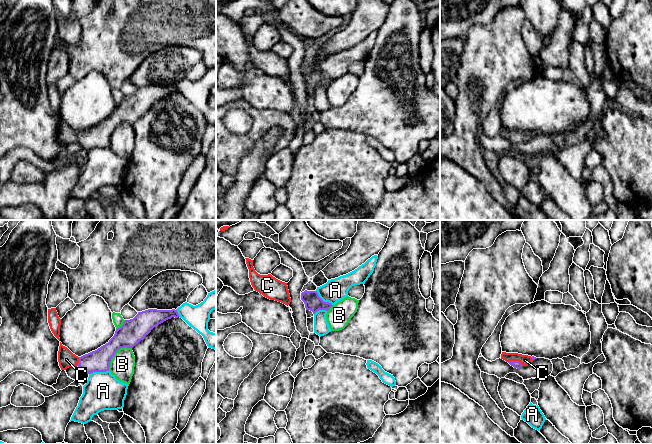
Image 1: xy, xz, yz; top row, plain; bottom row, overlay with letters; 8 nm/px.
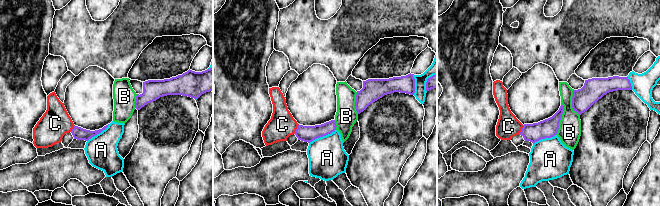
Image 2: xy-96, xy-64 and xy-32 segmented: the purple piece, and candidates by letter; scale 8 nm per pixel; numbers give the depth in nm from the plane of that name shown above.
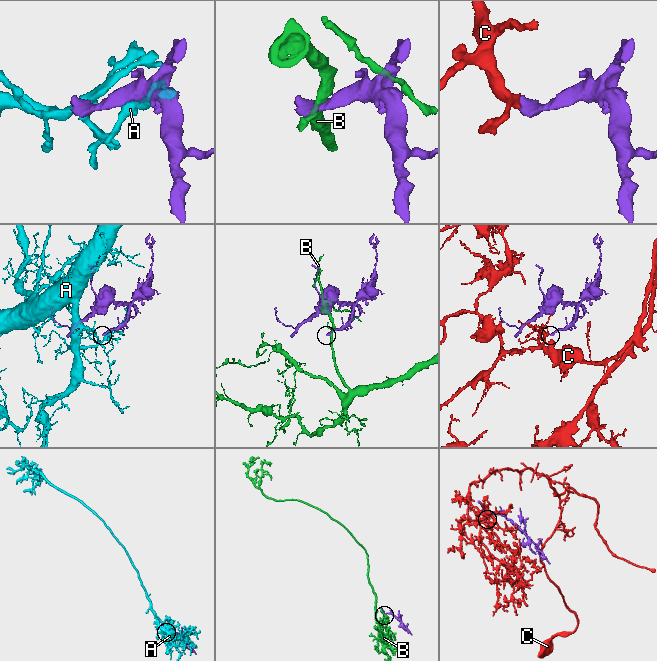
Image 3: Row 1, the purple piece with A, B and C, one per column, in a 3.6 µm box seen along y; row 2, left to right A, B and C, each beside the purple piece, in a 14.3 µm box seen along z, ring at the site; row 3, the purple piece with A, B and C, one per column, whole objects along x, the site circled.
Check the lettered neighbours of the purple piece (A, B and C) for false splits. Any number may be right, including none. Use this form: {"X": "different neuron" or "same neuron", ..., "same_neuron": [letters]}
{"A": "different neuron", "B": "different neuron", "C": "same neuron", "same_neuron": ["C"]}

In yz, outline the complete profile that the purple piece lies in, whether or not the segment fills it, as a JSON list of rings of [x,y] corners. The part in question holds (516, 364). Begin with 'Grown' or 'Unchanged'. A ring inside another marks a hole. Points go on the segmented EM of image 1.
Grown. [[[502,352],[501,359],[508,362],[514,368],[520,369],[522,366],[530,365],[535,359],[534,356],[522,355],[518,353],[506,353]]]

